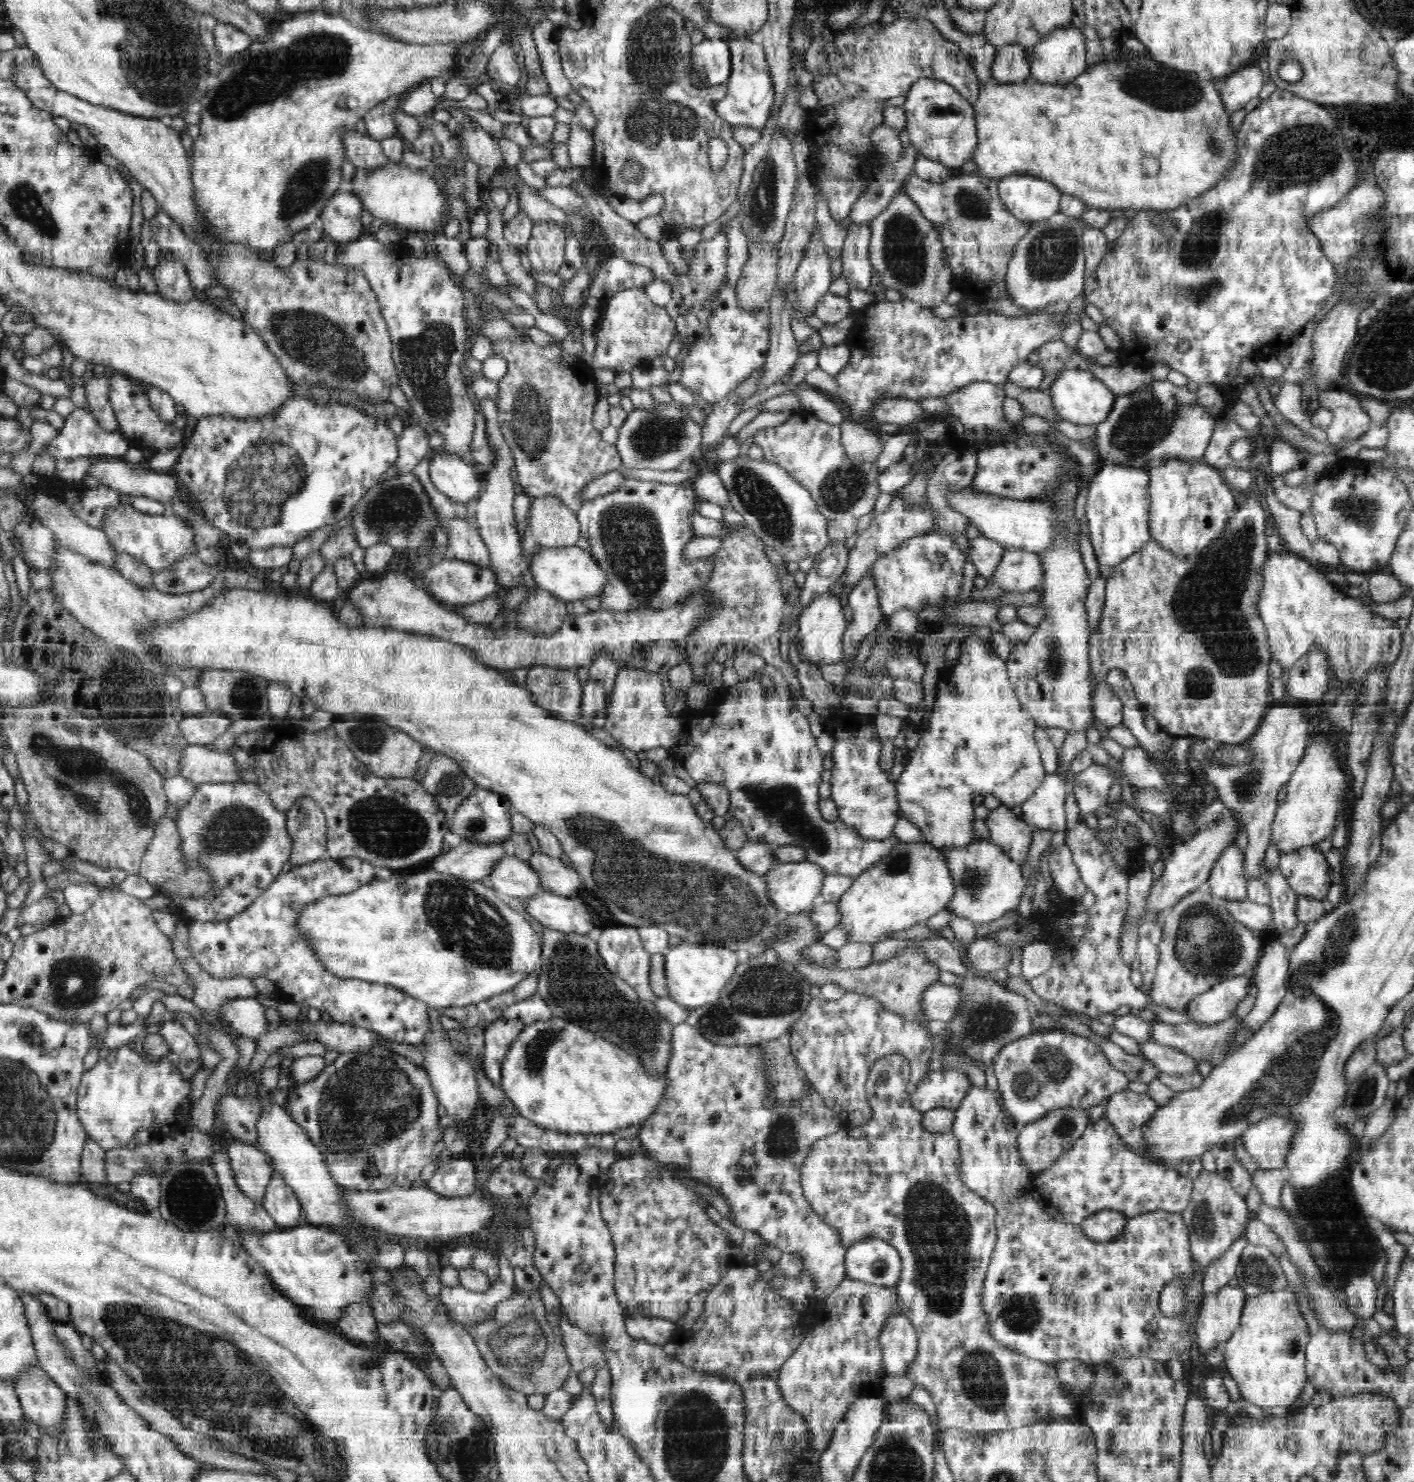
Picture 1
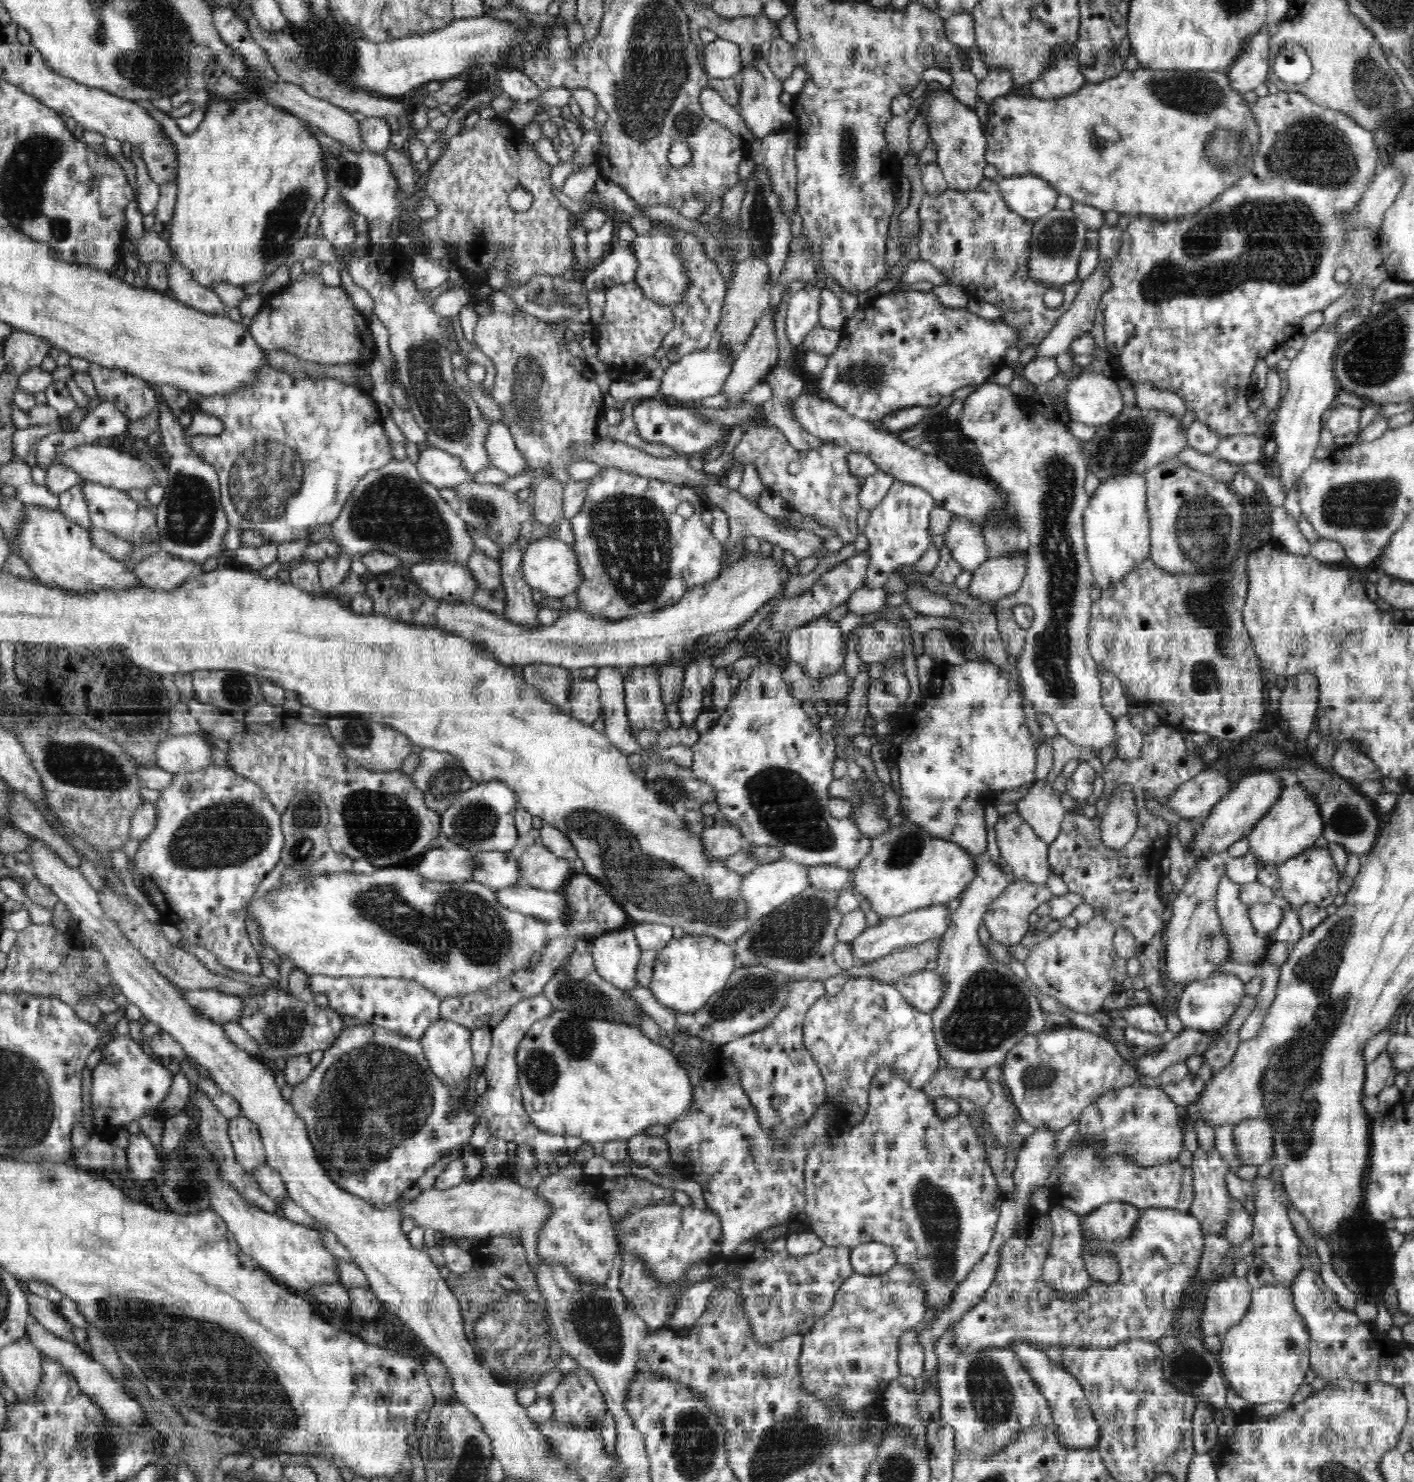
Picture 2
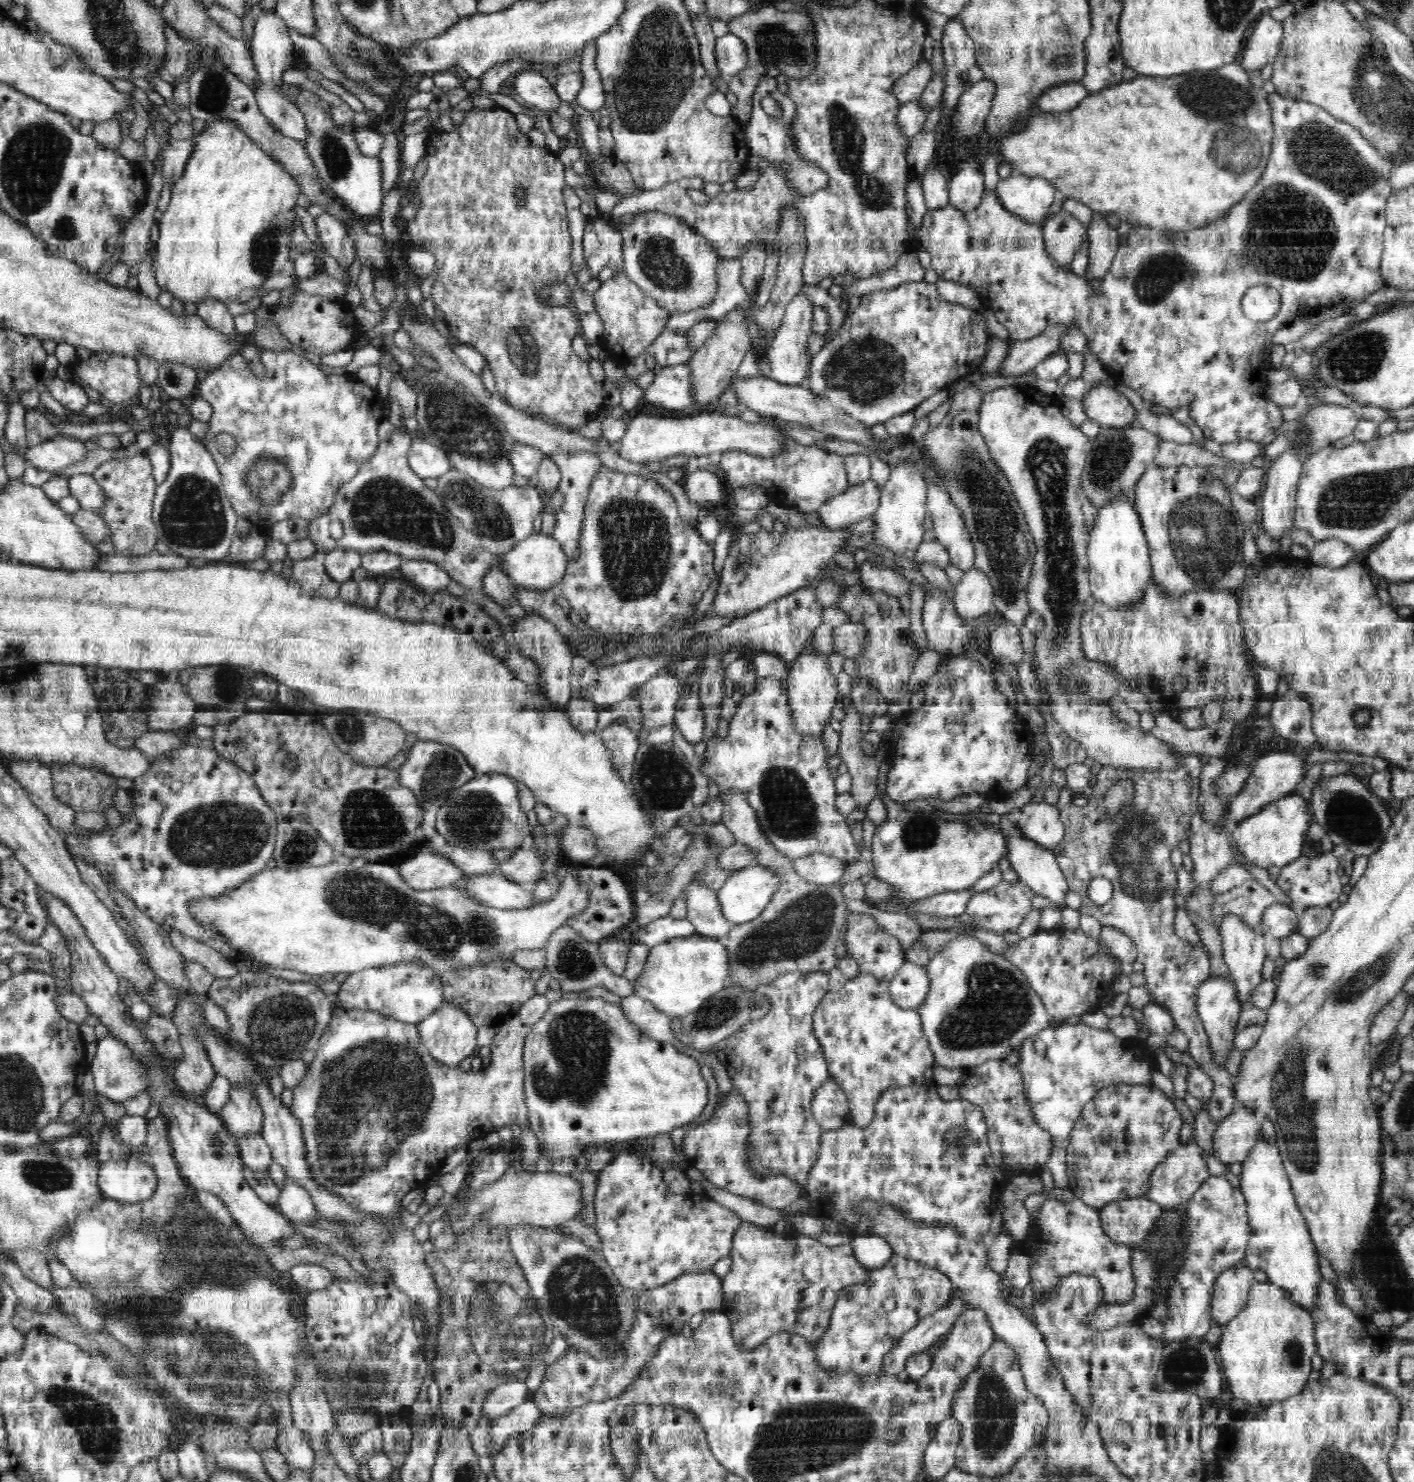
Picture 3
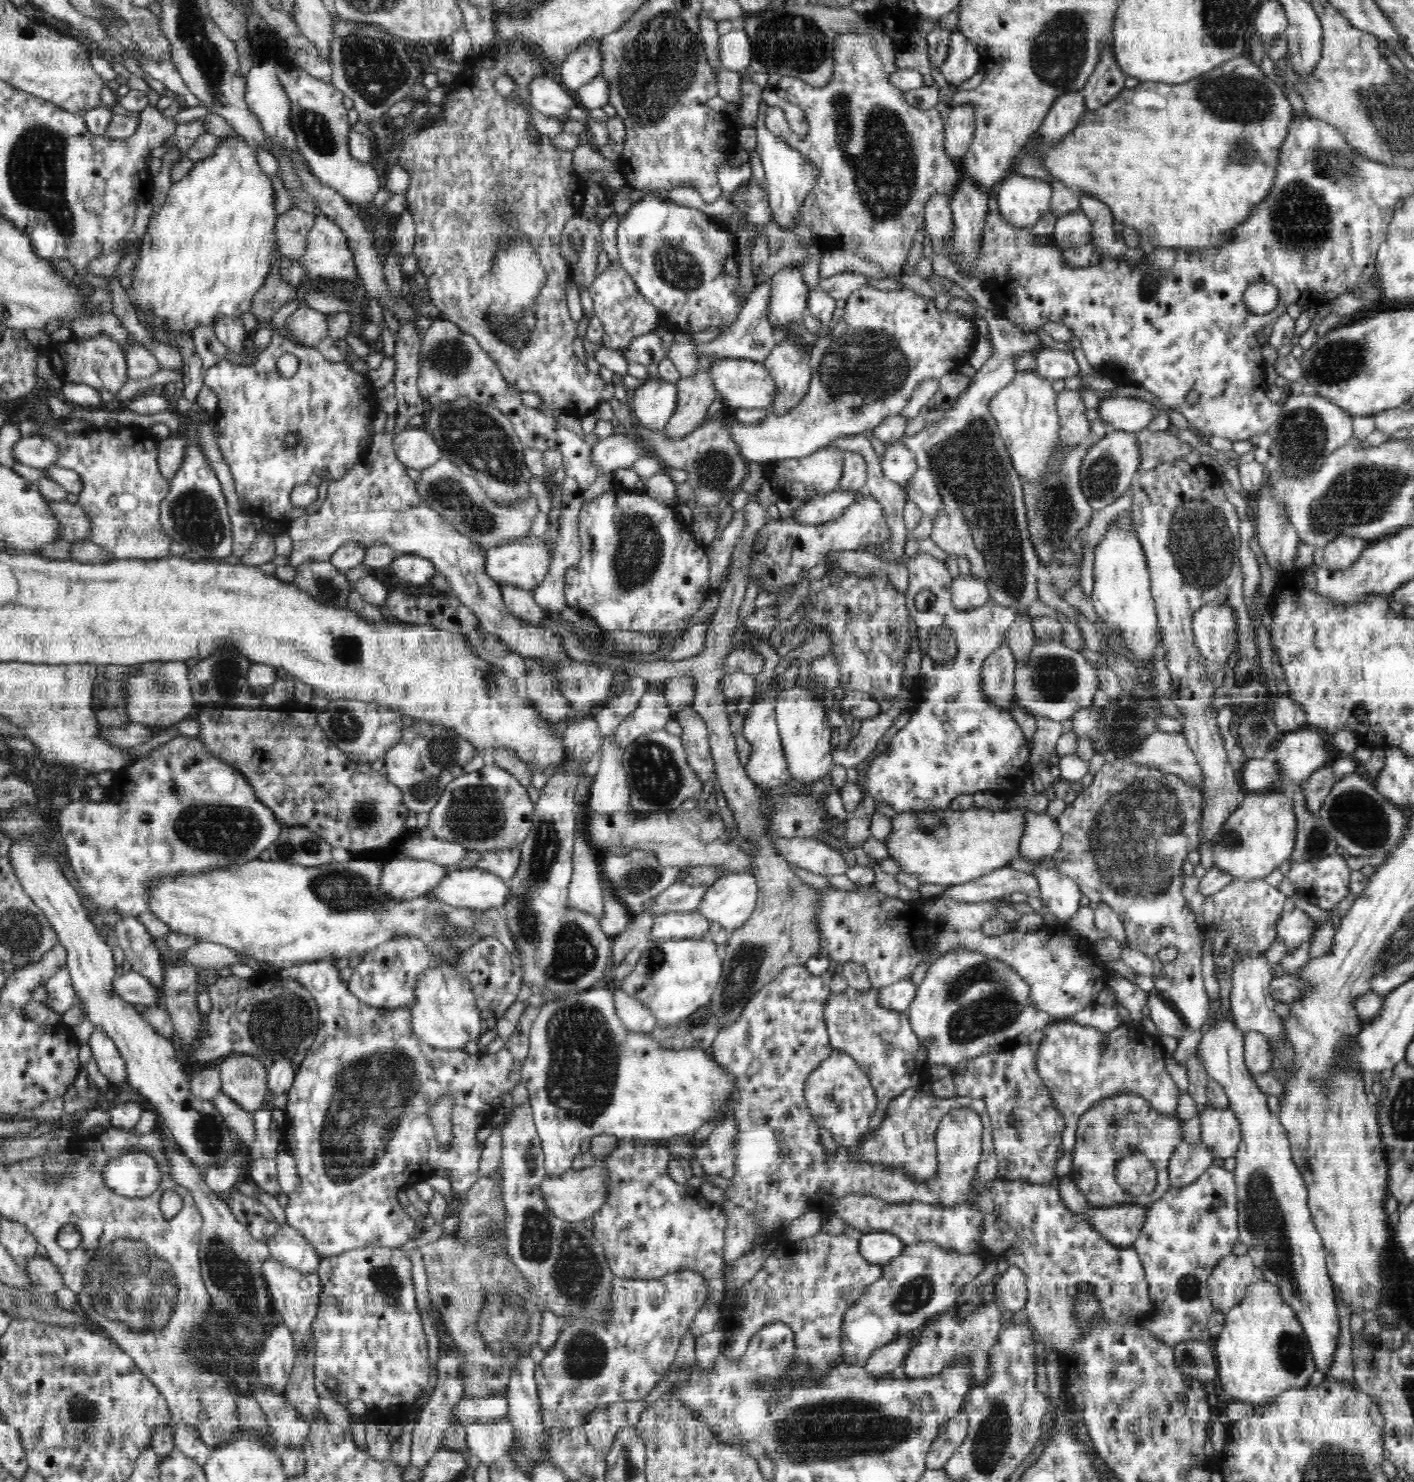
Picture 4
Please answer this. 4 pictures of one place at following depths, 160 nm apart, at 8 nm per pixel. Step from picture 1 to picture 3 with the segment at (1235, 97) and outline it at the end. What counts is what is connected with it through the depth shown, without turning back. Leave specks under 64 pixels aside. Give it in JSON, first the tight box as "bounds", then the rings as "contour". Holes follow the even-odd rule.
{"bounds":[1241,13,1283,72],"contour":[[[1264,13],[1256,22],[1250,38],[1242,52],[1241,67],[1246,72],[1262,70],[1268,63],[1273,63],[1279,54],[1283,37],[1282,22],[1276,21],[1269,13]]]}

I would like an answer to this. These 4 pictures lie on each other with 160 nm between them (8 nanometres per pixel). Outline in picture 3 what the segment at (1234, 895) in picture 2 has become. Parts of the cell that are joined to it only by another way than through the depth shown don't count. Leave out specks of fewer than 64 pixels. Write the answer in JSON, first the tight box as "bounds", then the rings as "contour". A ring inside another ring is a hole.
{"bounds":[1217,915,1266,1010],"contour":[[[1224,915],[1217,925],[1219,927],[1220,936],[1222,936],[1222,950],[1224,962],[1228,965],[1228,978],[1236,987],[1236,995],[1240,999],[1240,1005],[1243,1010],[1248,1010],[1254,1004],[1254,992],[1257,986],[1263,981],[1262,969],[1266,960],[1265,938],[1257,930],[1252,930],[1244,923],[1244,919],[1240,919],[1236,915]]]}

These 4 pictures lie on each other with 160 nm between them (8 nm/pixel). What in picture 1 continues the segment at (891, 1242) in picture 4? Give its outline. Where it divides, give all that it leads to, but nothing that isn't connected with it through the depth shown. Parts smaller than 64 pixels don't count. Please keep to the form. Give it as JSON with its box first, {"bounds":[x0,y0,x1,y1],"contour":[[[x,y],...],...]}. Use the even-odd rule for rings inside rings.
{"bounds":[845,1238,901,1287],"contour":[[[864,1238],[845,1254],[847,1277],[882,1287],[894,1287],[901,1276],[900,1254],[880,1238]]]}

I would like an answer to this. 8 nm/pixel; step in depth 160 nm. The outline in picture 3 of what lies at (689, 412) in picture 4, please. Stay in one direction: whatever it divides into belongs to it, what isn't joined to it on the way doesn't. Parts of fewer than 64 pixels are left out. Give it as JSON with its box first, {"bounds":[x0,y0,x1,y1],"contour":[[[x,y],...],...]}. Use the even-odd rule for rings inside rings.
{"bounds":[690,307,752,411],"contour":[[[737,307],[728,312],[724,319],[717,320],[716,330],[712,336],[699,346],[690,358],[690,373],[695,395],[695,408],[704,411],[719,400],[727,390],[730,390],[730,381],[735,376],[740,362],[744,360],[746,352],[752,347],[750,332],[746,324],[744,308]]]}

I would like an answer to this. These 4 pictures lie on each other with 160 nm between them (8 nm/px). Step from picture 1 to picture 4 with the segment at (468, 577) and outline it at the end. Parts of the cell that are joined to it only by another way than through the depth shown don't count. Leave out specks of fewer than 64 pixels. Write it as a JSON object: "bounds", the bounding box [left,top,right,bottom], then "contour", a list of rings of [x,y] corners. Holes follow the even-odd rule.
{"bounds":[389,553,436,584],"contour":[[[402,553],[389,566],[398,577],[414,584],[426,584],[436,573],[433,562],[417,554]]]}

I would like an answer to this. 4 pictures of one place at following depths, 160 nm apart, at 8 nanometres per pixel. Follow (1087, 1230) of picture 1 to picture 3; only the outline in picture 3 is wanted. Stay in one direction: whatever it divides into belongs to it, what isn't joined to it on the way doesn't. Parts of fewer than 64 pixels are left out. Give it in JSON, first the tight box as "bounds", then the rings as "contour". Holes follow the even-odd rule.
{"bounds":[1099,1196,1164,1246],"contour":[[[1140,1196],[1109,1202],[1099,1212],[1102,1229],[1112,1242],[1134,1246],[1143,1242],[1164,1210]]]}

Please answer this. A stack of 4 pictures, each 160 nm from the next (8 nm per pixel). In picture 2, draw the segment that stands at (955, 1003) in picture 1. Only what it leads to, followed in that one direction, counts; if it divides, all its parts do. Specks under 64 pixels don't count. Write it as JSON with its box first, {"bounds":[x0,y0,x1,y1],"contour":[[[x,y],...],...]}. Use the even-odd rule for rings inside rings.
{"bounds":[896,970,944,1013],"contour":[[[924,970],[906,974],[896,982],[896,988],[914,1008],[932,1013],[944,996],[944,983],[936,971]]]}

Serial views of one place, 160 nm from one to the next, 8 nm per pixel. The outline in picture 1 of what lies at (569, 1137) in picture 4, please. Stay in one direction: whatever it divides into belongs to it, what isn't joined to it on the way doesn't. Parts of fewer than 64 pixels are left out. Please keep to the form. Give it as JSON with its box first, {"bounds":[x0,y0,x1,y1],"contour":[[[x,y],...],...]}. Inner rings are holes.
{"bounds":[499,1017,667,1135],"contour":[[[557,1017],[528,1025],[508,1047],[502,1063],[499,1088],[520,1116],[544,1128],[581,1135],[603,1135],[645,1122],[655,1111],[667,1089],[667,1076],[651,1076],[643,1070],[639,1056],[618,1048],[590,1030]]]}

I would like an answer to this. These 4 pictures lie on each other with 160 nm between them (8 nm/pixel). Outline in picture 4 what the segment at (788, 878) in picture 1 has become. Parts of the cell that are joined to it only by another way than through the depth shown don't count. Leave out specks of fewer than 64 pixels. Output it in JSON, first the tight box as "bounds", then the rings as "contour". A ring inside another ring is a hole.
{"bounds":[697,872,757,931],"contour":[[[731,872],[709,886],[697,910],[709,921],[733,931],[752,916],[757,900],[756,878],[748,872]]]}

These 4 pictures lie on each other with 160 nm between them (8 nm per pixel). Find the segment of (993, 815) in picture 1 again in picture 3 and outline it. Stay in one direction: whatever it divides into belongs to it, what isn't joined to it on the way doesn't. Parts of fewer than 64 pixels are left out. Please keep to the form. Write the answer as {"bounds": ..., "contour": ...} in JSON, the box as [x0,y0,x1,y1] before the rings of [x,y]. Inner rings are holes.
{"bounds":[999,814,1070,908],"contour":[[[1004,814],[1001,817],[999,829],[1004,833],[1007,840],[1007,851],[1004,857],[1010,860],[1014,872],[1019,875],[1019,881],[1024,882],[1036,895],[1050,899],[1058,908],[1066,907],[1065,896],[1070,887],[1068,887],[1064,874],[1055,860],[1053,851],[1024,837],[1015,824],[1015,816]]]}

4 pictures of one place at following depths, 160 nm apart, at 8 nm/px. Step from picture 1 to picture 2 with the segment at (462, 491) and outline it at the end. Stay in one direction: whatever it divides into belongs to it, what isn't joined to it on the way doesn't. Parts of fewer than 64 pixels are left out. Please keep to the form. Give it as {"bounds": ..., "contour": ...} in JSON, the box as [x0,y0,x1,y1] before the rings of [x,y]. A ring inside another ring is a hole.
{"bounds":[415,446,472,488],"contour":[[[423,446],[415,464],[420,476],[438,488],[455,488],[472,480],[460,458],[436,447]]]}

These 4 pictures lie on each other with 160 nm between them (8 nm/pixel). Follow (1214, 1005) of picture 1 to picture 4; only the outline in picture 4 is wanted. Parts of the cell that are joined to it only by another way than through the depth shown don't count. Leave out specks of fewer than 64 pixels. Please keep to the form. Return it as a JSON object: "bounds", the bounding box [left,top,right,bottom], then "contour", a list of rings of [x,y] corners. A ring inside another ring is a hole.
{"bounds":[1195,1007,1340,1374],"contour":[[[1222,1007],[1216,1012],[1216,1022],[1201,1036],[1195,1056],[1199,1056],[1209,1078],[1219,1082],[1226,1091],[1229,1108],[1236,1113],[1240,1121],[1241,1141],[1236,1153],[1235,1176],[1239,1211],[1239,1240],[1249,1249],[1254,1266],[1260,1268],[1266,1281],[1274,1284],[1280,1291],[1284,1302],[1292,1307],[1300,1321],[1304,1334],[1309,1341],[1309,1348],[1316,1363],[1316,1370],[1327,1374],[1334,1360],[1340,1332],[1339,1312],[1335,1306],[1335,1293],[1332,1280],[1327,1272],[1327,1258],[1323,1241],[1314,1227],[1312,1214],[1308,1207],[1308,1191],[1302,1174],[1291,1155],[1286,1129],[1276,1114],[1268,1108],[1268,1097],[1252,1080],[1251,1073],[1245,1065],[1244,1033],[1236,1027],[1231,1019],[1231,1012],[1224,1012]]]}

